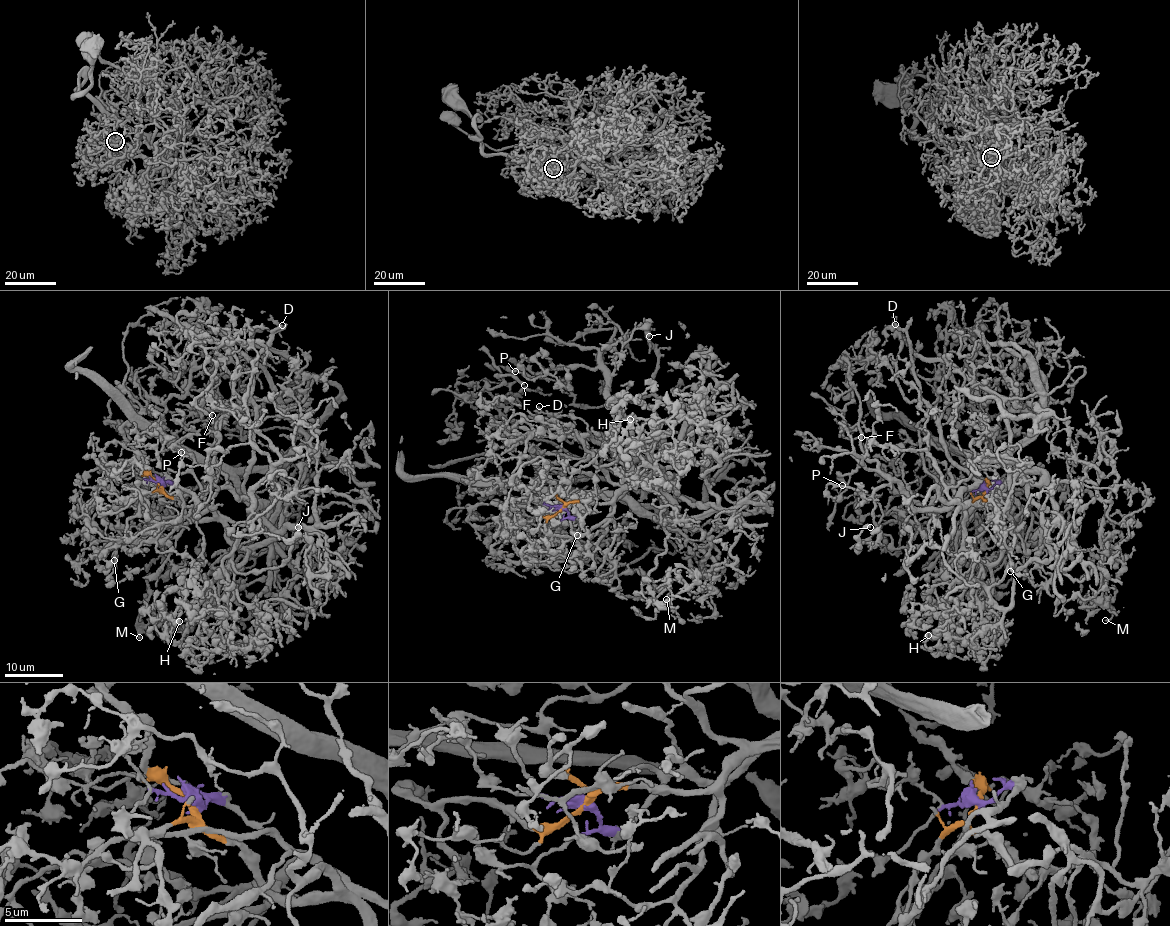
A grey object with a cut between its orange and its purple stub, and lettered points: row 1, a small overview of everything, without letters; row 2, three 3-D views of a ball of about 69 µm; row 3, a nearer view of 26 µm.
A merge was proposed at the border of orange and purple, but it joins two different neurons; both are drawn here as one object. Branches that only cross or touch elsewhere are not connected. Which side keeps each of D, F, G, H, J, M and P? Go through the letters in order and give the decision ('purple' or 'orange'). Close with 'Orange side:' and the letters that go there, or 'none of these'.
D: purple
F: purple
G: orange
H: orange
J: purple
M: orange
P: purple
Orange side: G, H, M

